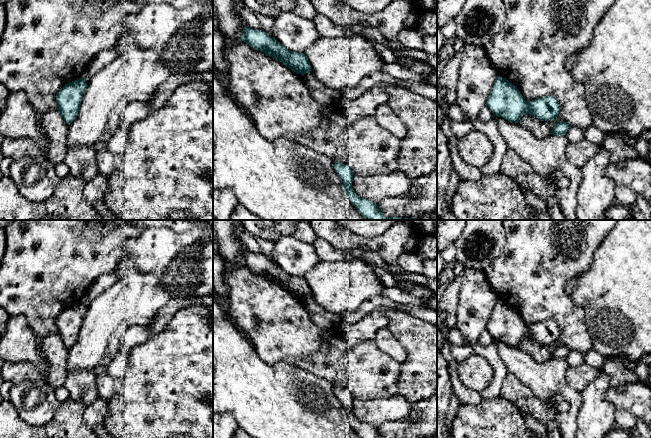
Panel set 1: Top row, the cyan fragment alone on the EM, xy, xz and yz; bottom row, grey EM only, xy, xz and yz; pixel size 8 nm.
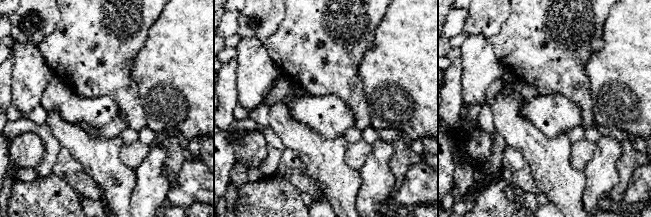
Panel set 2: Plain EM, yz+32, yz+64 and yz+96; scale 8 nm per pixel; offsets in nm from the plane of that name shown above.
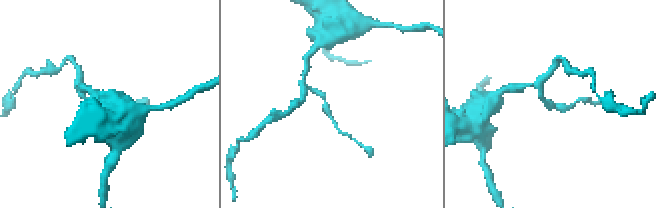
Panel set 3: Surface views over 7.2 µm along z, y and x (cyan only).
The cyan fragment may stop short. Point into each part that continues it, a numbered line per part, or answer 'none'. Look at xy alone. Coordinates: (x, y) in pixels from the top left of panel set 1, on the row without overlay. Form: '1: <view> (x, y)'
none

